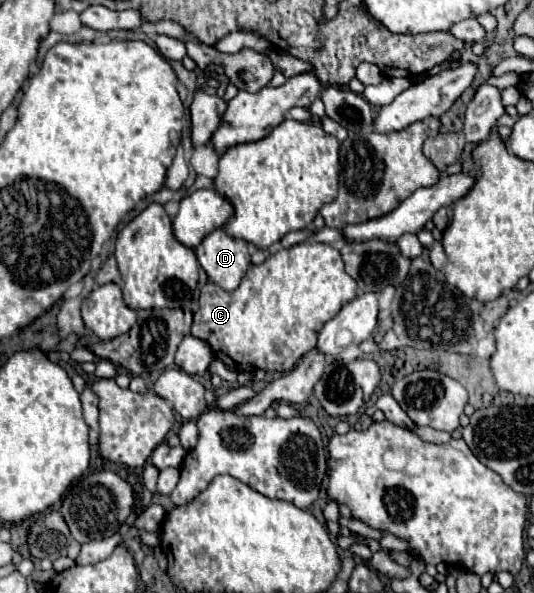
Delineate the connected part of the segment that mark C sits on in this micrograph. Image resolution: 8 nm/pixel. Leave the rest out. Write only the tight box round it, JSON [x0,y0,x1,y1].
[191,242,357,372]

